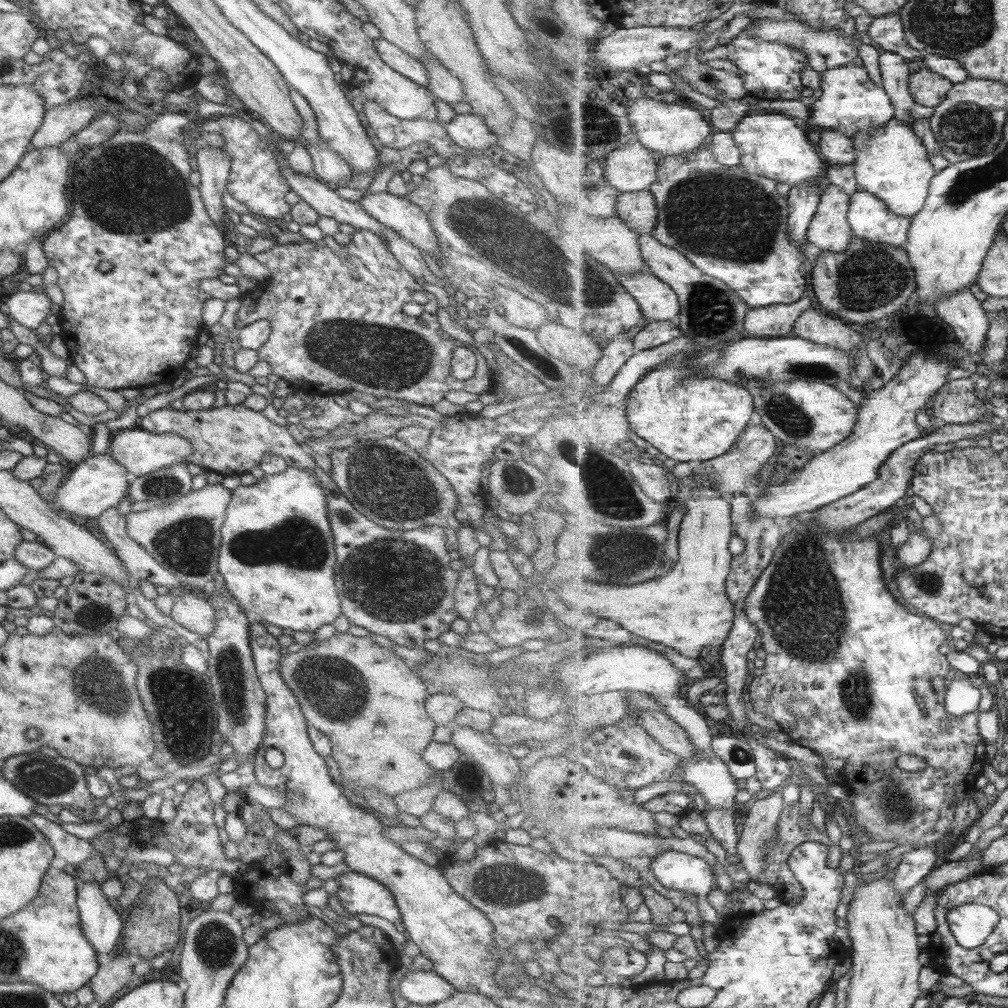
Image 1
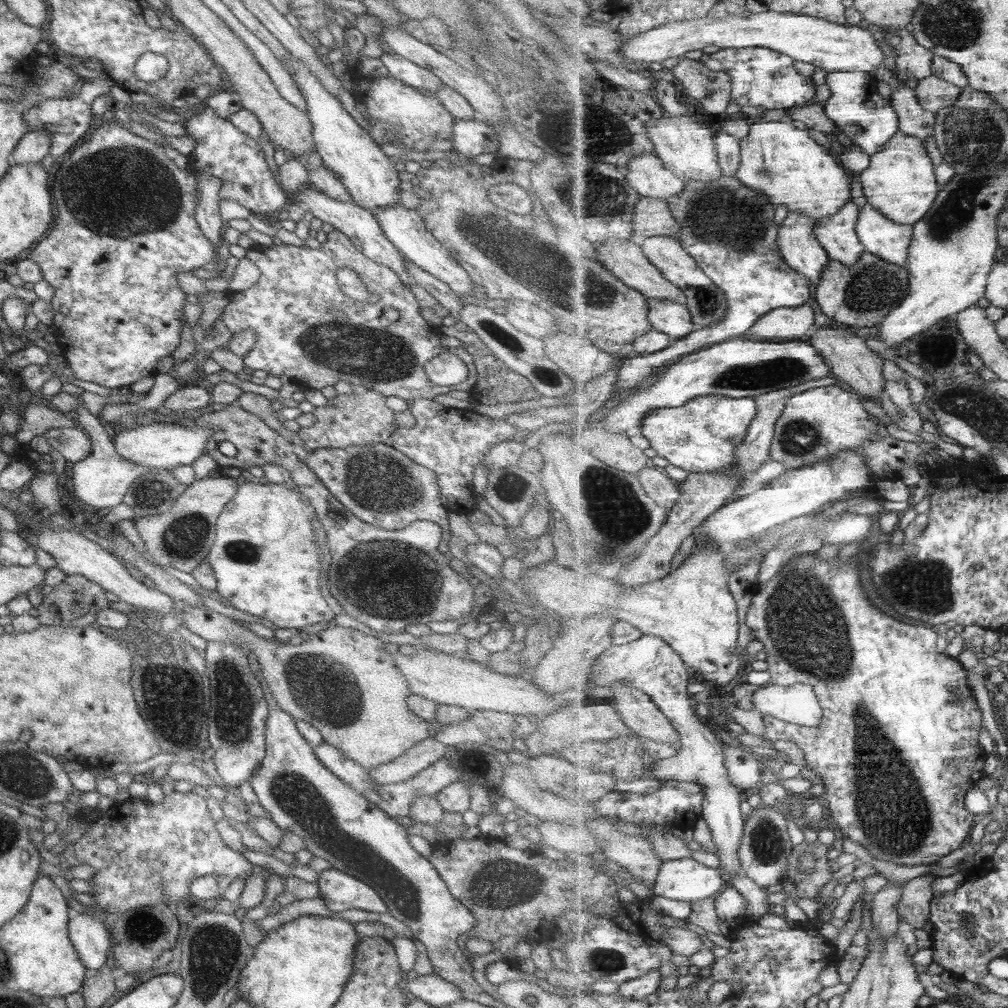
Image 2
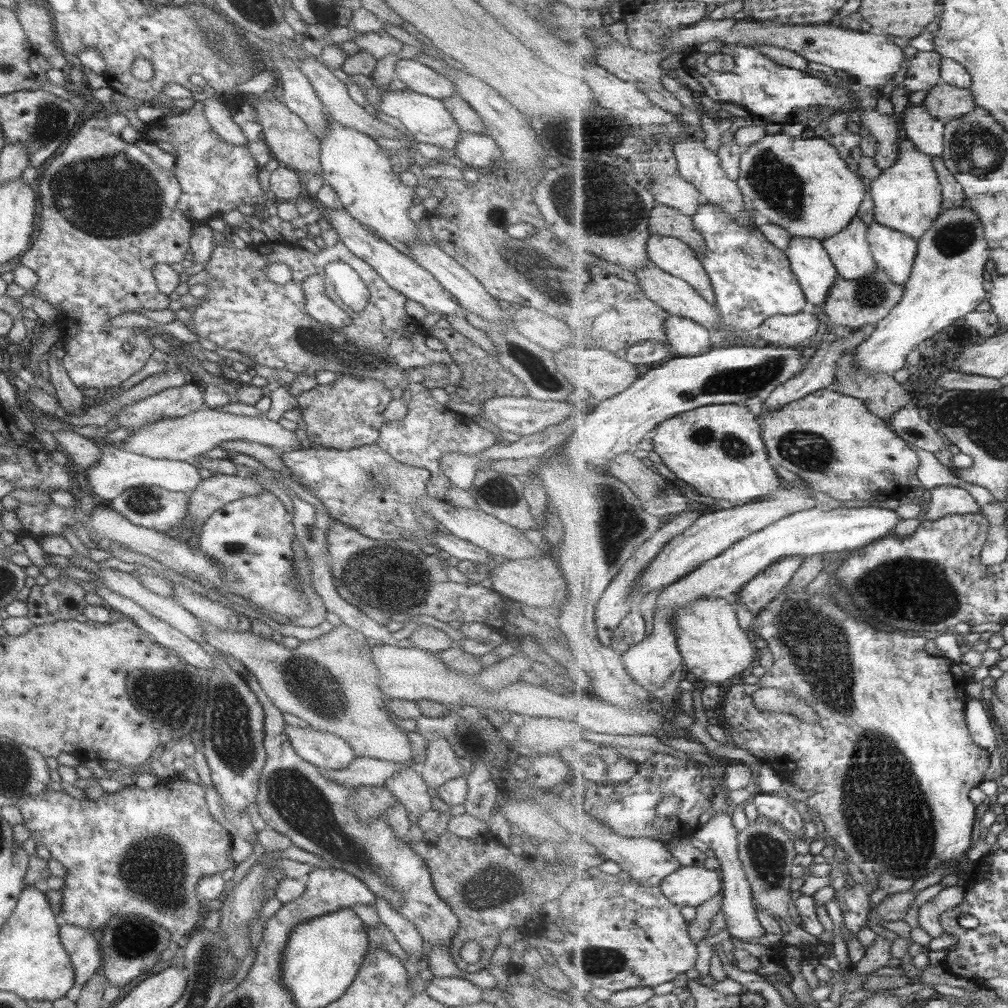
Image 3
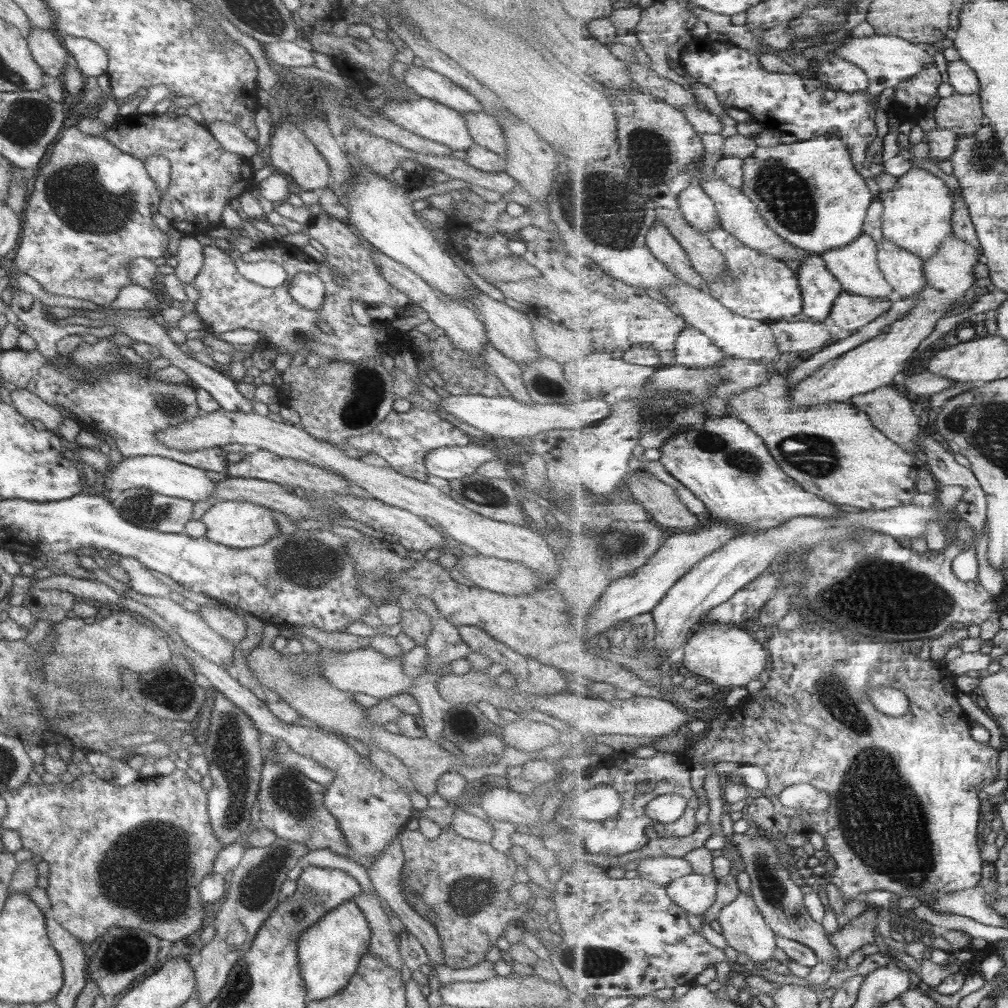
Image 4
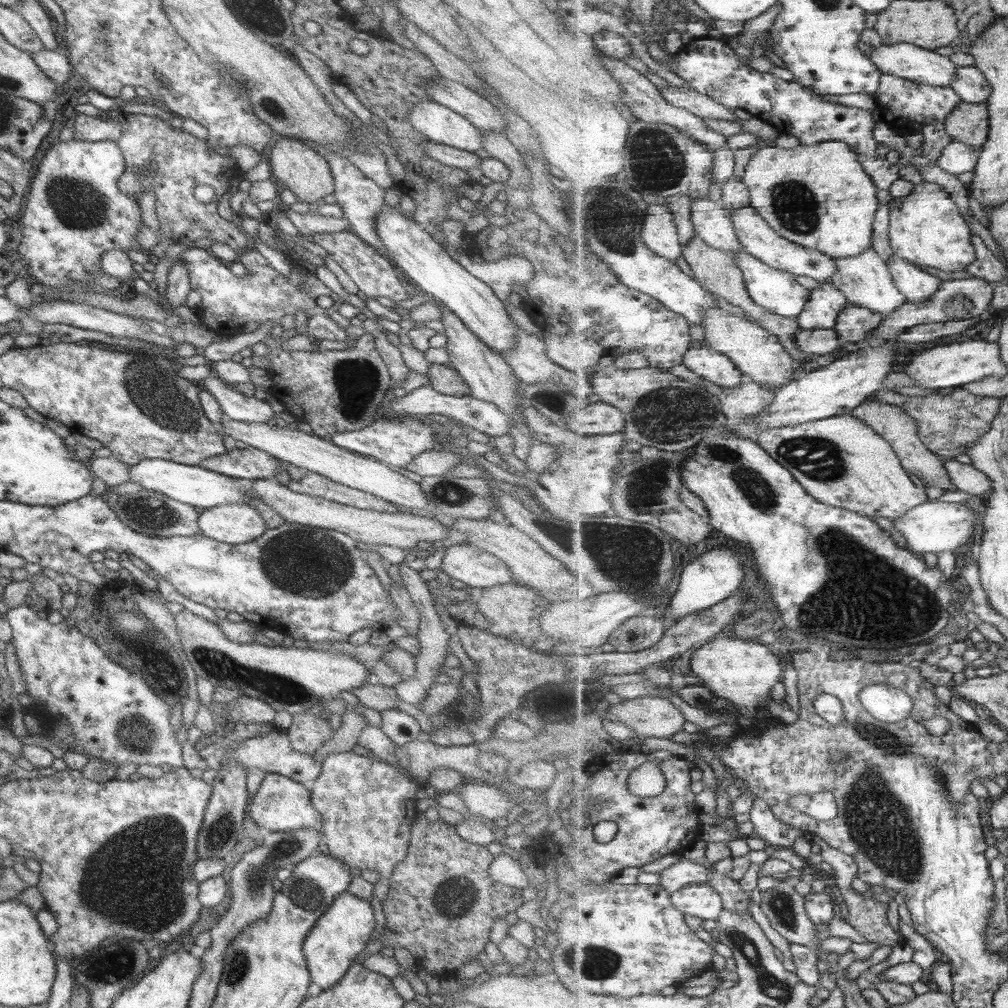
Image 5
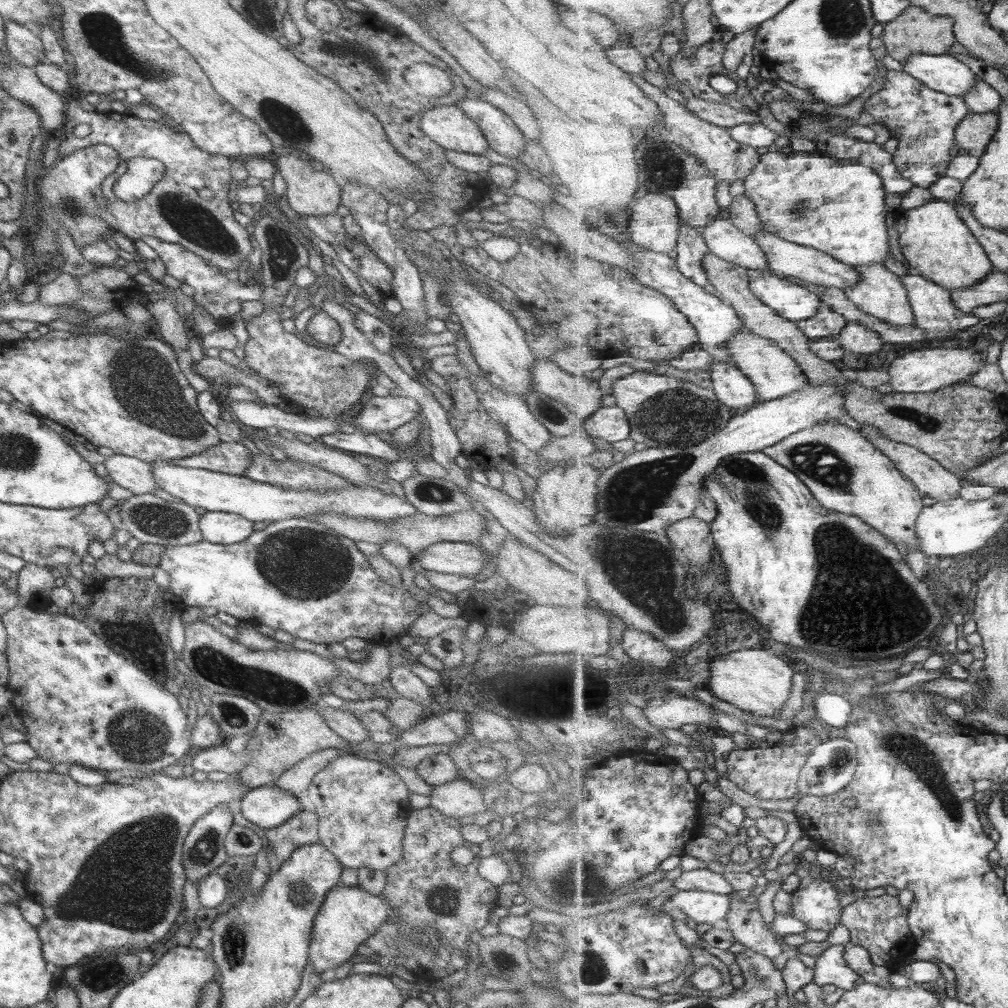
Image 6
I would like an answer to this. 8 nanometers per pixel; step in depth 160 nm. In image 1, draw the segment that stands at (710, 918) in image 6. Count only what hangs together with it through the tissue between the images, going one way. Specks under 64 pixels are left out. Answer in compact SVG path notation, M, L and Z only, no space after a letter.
M676 851L663 852L650 864L652 874L661 884L675 890L709 894L713 888L713 870L707 859Z

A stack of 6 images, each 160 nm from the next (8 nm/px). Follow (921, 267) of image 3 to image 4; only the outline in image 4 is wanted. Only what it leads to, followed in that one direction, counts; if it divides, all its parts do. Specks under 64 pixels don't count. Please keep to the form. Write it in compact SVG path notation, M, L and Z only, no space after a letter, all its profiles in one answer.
M951 233L938 248L938 251L924 261L924 271L926 274L926 287L923 292L919 292L919 302L915 310L907 314L907 318L887 326L885 332L871 342L850 350L843 357L827 363L821 371L813 374L800 384L794 386L794 390L789 391L789 396L800 405L815 406L822 402L850 402L855 395L865 394L872 390L880 389L882 386L895 385L901 376L905 375L903 368L907 360L915 354L919 344L929 338L937 326L937 322L945 317L947 309L963 301L965 292L973 289L977 276L975 276L975 266L980 259L980 252L965 239L959 238L955 233Z

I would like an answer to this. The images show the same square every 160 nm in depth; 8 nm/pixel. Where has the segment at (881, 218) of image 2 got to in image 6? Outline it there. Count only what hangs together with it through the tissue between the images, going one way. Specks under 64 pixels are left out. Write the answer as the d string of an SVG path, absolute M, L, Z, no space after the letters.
M907 273L902 276L902 281L907 287L907 293L911 300L911 307L915 314L915 325L927 332L927 340L950 338L967 327L979 324L979 318L972 314L961 313L961 310L955 307L952 292L947 290L947 287L925 278L921 274Z

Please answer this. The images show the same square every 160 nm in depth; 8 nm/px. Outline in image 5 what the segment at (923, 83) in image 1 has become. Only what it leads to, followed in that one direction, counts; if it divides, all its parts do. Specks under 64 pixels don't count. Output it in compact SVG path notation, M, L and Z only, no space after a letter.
M961 101L944 122L953 141L969 143L980 149L990 133L990 118L987 103Z

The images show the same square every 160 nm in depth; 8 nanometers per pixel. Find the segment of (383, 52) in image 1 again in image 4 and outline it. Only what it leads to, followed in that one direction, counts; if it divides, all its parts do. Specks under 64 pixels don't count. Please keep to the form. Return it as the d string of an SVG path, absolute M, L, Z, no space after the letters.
M409 64L403 72L403 84L417 97L443 104L461 114L482 110L479 102L464 88L427 67Z

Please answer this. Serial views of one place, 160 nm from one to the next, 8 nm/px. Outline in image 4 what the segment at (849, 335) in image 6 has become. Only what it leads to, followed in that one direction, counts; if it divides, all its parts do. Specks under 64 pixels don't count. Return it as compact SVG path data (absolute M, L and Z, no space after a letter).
M844 291L835 302L830 322L852 334L857 333L887 313L894 300L895 297L892 300L883 300L883 298L867 298L867 295Z

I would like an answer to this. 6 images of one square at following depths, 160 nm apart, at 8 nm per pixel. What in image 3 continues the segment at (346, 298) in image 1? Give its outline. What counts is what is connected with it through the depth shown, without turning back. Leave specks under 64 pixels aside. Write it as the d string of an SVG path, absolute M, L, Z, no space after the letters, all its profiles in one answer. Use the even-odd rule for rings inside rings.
M324 211L316 223L325 247L315 254L300 246L290 247L280 241L275 243L269 240L253 244L253 249L215 245L203 269L213 276L213 282L204 283L209 287L207 293L191 311L195 335L209 340L216 347L239 352L249 362L266 366L268 371L285 369L294 375L313 377L315 372L323 370L339 376L373 379L390 391L409 385L403 378L405 371L443 364L447 368L447 375L439 381L423 379L421 386L431 390L459 384L461 370L449 358L447 351L426 348L425 339L429 335L417 321L405 313L404 296L392 290L368 264L345 248L324 217ZM335 261L355 267L366 285L369 299L363 311L352 312L345 307L337 299L330 280L324 276L324 266ZM270 262L280 262L291 269L289 280L285 284L271 282L262 274L262 270ZM312 274L322 278L325 296L349 316L348 326L332 329L312 320L305 313L305 298L300 284Z

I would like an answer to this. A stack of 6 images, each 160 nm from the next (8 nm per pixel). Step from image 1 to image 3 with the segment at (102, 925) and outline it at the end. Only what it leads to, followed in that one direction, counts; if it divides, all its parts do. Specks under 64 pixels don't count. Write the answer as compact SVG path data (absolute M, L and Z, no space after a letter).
M57 926L59 942L67 952L74 974L74 985L65 993L65 997L74 1001L84 982L101 967L101 955L98 942L92 932L81 930L77 926Z

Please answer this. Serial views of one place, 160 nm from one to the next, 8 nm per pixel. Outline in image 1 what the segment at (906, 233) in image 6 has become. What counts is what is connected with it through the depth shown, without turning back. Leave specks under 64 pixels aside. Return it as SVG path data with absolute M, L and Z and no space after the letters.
M895 117L878 129L858 132L852 139L856 148L856 179L861 189L882 198L893 212L915 216L926 205L932 178L938 170L931 162L926 144L913 126Z

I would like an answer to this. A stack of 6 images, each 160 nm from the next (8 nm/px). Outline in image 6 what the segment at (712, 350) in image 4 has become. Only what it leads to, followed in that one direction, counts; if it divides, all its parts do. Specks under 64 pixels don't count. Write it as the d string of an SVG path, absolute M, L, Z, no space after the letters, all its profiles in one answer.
M714 362L708 372L711 373L712 389L718 394L720 400L731 408L731 410L745 412L761 402L753 381L743 374L737 366L734 366L734 364Z

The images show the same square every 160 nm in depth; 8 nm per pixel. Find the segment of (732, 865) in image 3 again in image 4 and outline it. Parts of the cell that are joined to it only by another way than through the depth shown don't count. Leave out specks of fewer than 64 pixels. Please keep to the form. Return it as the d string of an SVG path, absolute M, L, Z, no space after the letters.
M740 892L739 896L721 910L719 924L722 926L721 934L727 940L729 951L732 954L746 954L750 957L747 964L759 966L761 962L771 960L775 948L778 947L777 935L765 921L756 905L756 900L747 892Z

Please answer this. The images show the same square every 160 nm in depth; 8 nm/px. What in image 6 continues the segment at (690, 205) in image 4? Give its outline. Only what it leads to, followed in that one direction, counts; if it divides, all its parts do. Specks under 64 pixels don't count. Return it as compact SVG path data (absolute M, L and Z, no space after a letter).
M727 215L701 228L711 252L723 260L747 267L749 270L769 270L766 252L753 236L743 232Z

